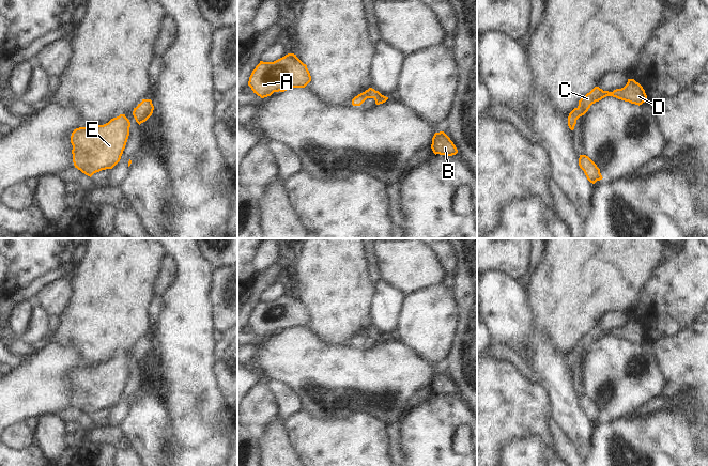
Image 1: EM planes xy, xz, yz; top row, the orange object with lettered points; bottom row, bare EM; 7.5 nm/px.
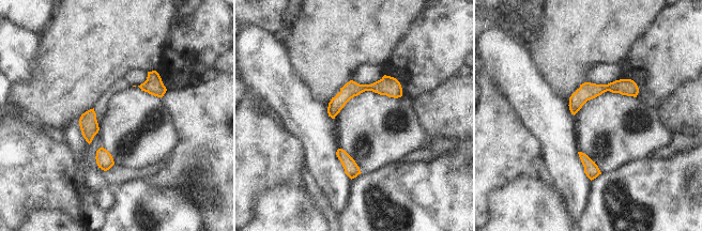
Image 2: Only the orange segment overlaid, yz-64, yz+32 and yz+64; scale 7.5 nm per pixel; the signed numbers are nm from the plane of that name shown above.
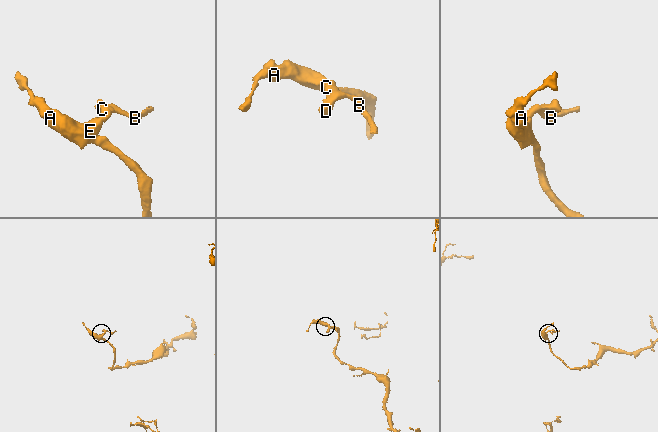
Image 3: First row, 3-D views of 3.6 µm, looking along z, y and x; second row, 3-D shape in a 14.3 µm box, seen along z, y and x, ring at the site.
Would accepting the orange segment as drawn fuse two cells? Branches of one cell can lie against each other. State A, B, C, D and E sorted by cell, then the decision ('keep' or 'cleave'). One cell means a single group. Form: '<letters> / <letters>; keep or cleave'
A B C D E; keep

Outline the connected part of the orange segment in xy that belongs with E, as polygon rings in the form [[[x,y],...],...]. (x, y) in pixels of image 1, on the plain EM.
[[[125,354],[104,364],[79,367],[71,375],[75,407],[88,416],[112,408],[121,399],[129,375],[130,361]]]

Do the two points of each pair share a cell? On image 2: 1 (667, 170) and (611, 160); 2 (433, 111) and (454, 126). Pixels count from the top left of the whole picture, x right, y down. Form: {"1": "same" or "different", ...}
{"1": "different", "2": "same"}

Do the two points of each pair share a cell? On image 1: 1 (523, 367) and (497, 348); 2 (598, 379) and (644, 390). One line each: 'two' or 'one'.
1: one
2: one

